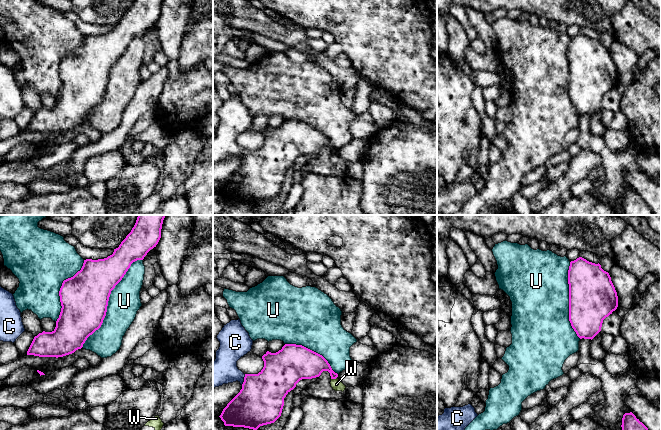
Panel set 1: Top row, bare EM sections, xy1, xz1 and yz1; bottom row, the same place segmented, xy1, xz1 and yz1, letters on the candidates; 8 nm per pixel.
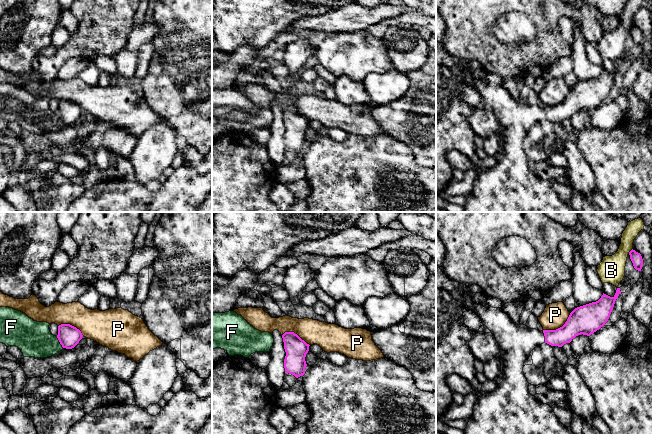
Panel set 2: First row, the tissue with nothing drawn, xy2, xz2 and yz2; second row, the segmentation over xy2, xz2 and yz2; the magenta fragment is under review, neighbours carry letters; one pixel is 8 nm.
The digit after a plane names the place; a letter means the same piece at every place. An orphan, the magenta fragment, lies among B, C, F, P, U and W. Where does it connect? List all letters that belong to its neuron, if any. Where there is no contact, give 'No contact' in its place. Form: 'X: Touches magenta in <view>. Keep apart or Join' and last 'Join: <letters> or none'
B: Touches magenta in yz2. Keep apart
C: Touches magenta in xz1. Keep apart
F: Touches magenta in xy2. Keep apart
P: Touches magenta in yz2. Keep apart
U: Touches magenta in xy1. Keep apart
W: Touches magenta in xz1. Keep apart
Join: none

